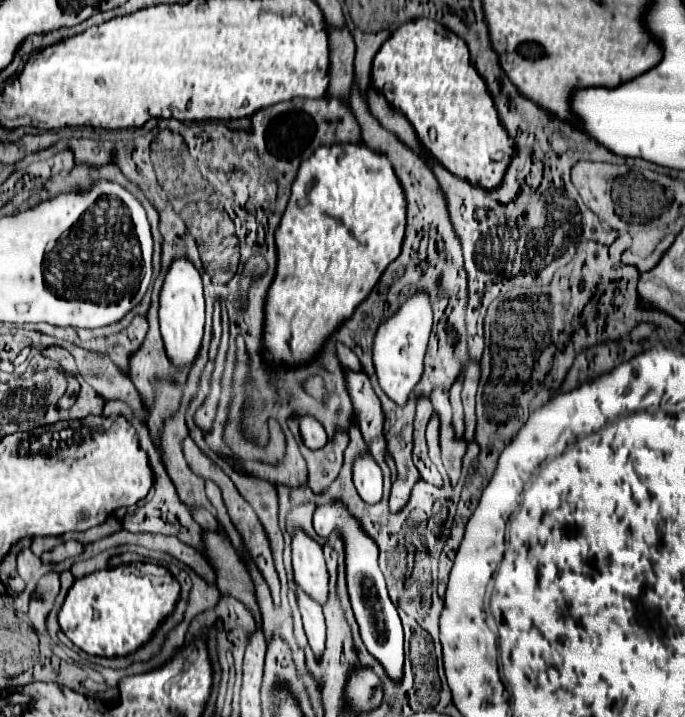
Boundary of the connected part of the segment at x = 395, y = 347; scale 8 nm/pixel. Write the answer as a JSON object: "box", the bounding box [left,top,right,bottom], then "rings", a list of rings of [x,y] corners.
{"box":[373,290,433,408],"rings":[[[417,290],[409,294],[391,318],[385,318],[373,338],[373,366],[385,396],[403,408],[409,402],[413,388],[423,376],[423,360],[427,354],[427,344],[433,328],[433,306],[431,294],[427,290]]]}

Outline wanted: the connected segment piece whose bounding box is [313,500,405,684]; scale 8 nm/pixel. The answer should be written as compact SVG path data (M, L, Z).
M331 500L327 504L317 506L313 514L313 528L319 536L329 536L331 532L339 532L345 544L345 574L347 574L347 590L349 590L349 600L351 608L355 612L355 620L359 624L361 640L369 654L383 666L387 676L399 684L403 680L403 626L401 618L397 614L397 608L389 600L387 588L385 588L385 578L379 568L379 550L377 542L365 532L361 526L361 520L349 512L347 504L341 500Z

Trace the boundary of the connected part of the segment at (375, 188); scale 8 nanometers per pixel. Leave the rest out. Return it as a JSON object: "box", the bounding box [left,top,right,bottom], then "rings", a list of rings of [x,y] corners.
{"box":[265,142,407,366],"rings":[[[343,142],[343,144],[327,144],[315,150],[315,154],[305,160],[299,168],[299,174],[293,182],[293,192],[291,192],[291,200],[287,204],[287,210],[281,218],[279,230],[275,234],[277,240],[277,276],[275,282],[269,290],[267,296],[267,306],[265,306],[265,360],[269,360],[271,364],[287,364],[287,366],[297,366],[297,364],[305,364],[309,362],[317,350],[321,348],[321,344],[325,342],[325,338],[345,320],[353,314],[353,310],[357,308],[357,304],[361,304],[367,294],[373,290],[373,286],[377,284],[379,276],[385,272],[385,268],[399,256],[401,252],[401,244],[405,238],[405,226],[407,226],[407,196],[405,190],[393,170],[393,164],[389,162],[389,158],[385,158],[385,154],[379,154],[375,150],[369,150],[369,146],[365,146],[363,142]]]}

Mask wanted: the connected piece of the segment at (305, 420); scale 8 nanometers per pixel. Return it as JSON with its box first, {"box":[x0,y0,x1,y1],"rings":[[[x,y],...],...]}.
{"box":[297,414,329,448],"rings":[[[301,414],[297,416],[297,420],[299,420],[299,430],[307,448],[323,448],[327,444],[329,436],[325,428],[321,426],[321,422],[317,422],[317,418],[309,414]]]}

